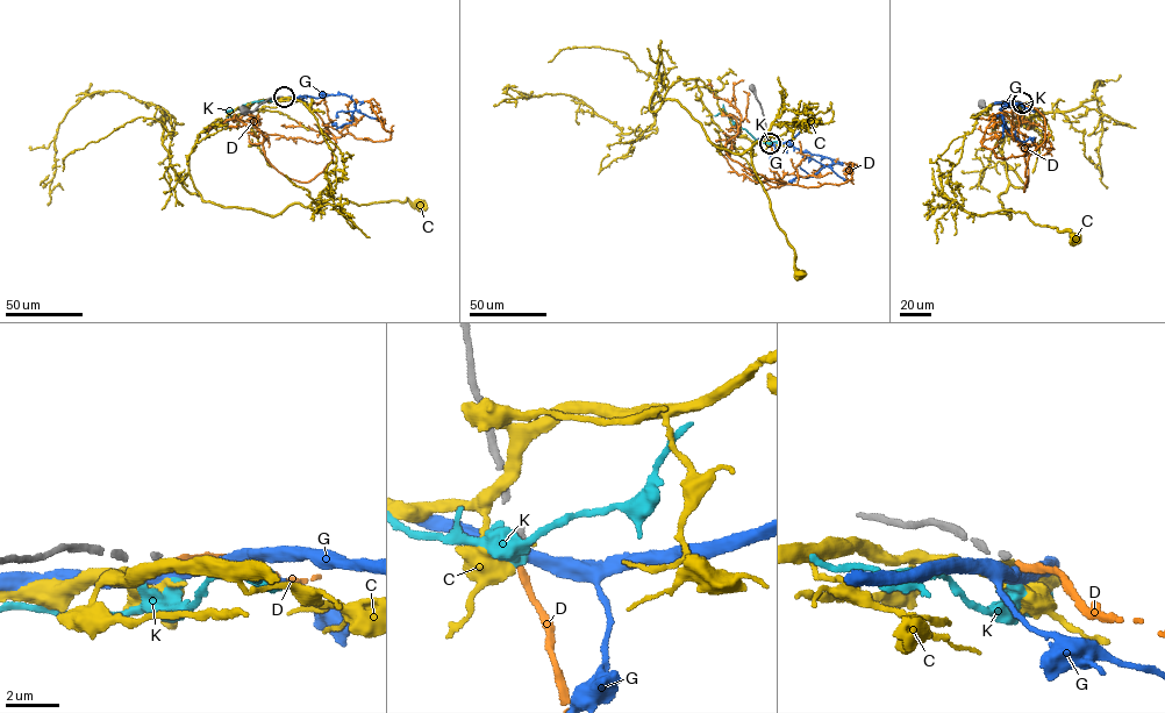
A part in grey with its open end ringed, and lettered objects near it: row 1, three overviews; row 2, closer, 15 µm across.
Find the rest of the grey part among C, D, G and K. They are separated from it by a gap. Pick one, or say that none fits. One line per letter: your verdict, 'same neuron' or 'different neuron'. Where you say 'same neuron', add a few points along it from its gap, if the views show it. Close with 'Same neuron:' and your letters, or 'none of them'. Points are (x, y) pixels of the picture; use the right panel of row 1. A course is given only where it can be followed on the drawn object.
C: different neuron
D: different neuron
G: different neuron
K: different neuron
Same neuron: none of them

